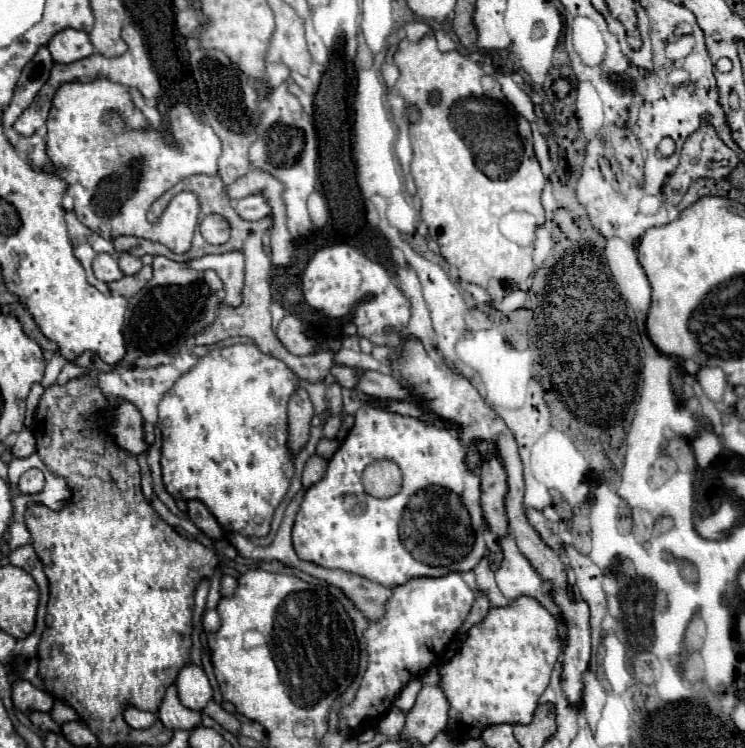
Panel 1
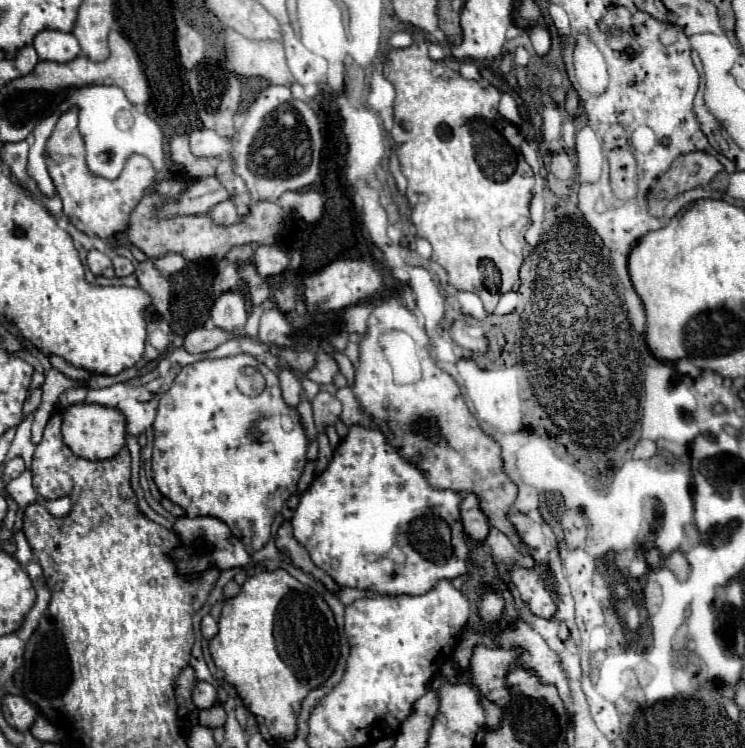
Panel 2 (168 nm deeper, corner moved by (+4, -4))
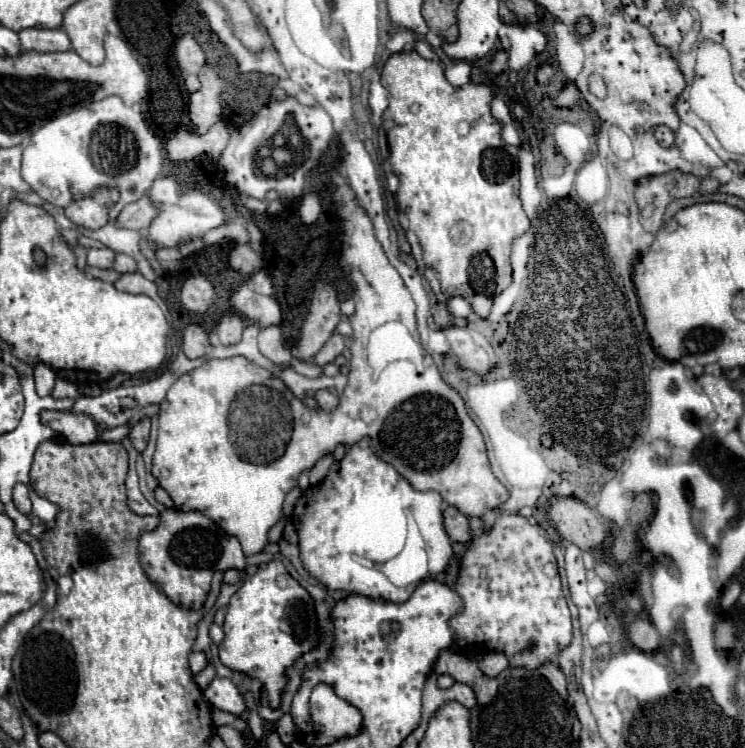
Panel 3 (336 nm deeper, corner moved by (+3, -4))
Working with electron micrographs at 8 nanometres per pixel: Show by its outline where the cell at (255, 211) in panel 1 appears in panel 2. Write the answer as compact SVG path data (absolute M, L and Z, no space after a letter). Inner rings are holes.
M230 200L216 204L216 206L210 210L208 216L210 216L216 224L220 224L220 226L230 226L230 224L240 222L240 218L238 218L238 214L236 214L236 210L234 210L234 204L232 204Z

